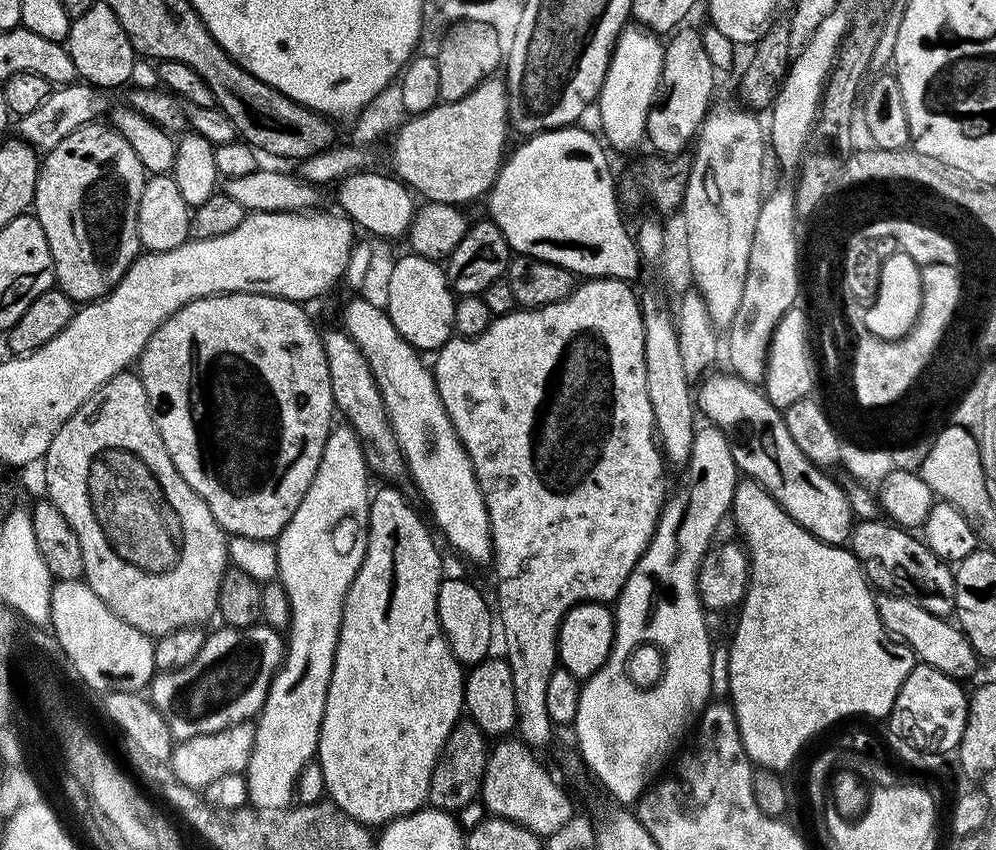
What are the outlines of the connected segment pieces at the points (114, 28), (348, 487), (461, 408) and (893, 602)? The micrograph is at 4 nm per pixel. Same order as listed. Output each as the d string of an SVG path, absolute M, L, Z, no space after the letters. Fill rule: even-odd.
M102 2L90 6L86 14L75 17L70 26L70 34L66 41L70 54L70 62L74 62L77 77L93 88L109 90L120 88L132 79L132 71L138 59L136 51L130 46L130 38L126 38L126 30L122 30L122 22L110 6Z
M349 426L333 427L328 433L328 441L322 450L322 462L318 466L318 470L314 474L314 482L310 482L310 490L306 494L306 498L302 498L302 502L298 506L298 510L294 510L294 518L290 518L290 522L280 531L280 535L274 541L276 549L276 570L278 573L278 582L286 590L286 594L290 598L290 622L286 629L286 651L284 660L280 663L280 669L277 670L276 676L272 680L270 690L266 694L266 702L262 706L258 719L255 721L254 727L256 737L254 738L254 750L250 754L250 762L248 763L248 798L251 807L261 810L283 810L287 809L293 803L296 795L296 779L302 774L302 770L307 764L313 763L316 756L316 747L320 744L320 727L322 726L322 714L326 710L326 694L330 686L330 678L332 677L332 667L334 666L334 654L338 646L338 634L340 633L340 623L342 622L342 614L344 613L344 599L348 596L348 587L352 584L352 579L356 576L357 565L347 563L342 558L334 558L330 550L329 535L338 525L338 517L344 516L344 512L358 507L368 507L370 499L370 487L368 488L368 478L370 479L370 471L367 462L364 460L364 445L355 430Z
M609 276L585 279L577 283L569 296L550 306L525 308L497 316L482 334L447 340L435 353L436 364L431 365L442 406L472 460L472 469L486 502L488 521L492 527L492 564L497 576L496 600L500 603L498 628L504 631L502 652L513 672L514 699L517 703L516 728L519 739L537 754L544 754L552 744L554 725L546 710L546 686L560 658L556 640L560 637L562 618L579 604L608 604L615 601L624 588L626 578L630 578L638 558L642 558L648 549L656 523L660 521L660 512L664 509L666 460L658 447L654 410L650 406L650 394L646 391L646 330L640 309L640 296L632 287L629 281L615 280Z
M880 592L875 595L875 606L879 618L890 636L899 638L913 651L913 655L923 664L942 670L948 677L967 680L980 666L980 659L970 642L957 625L951 624L945 617L930 614L922 610L912 599L900 593Z

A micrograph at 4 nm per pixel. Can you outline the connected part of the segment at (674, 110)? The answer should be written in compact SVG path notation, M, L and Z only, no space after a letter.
M681 27L671 33L670 39L664 44L664 61L660 75L660 88L656 92L656 101L648 115L647 143L653 144L660 154L680 154L695 141L701 124L714 103L712 91L716 88L718 69L712 65L710 54L706 54L704 37L699 31Z

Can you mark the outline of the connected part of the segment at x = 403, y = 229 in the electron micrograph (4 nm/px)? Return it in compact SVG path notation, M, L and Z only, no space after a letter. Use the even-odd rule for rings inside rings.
M372 171L355 172L354 175L339 181L335 189L336 196L340 199L339 211L347 216L357 229L365 228L369 237L392 242L395 241L395 236L403 237L409 231L418 204L403 180L392 174L383 176L380 172Z

